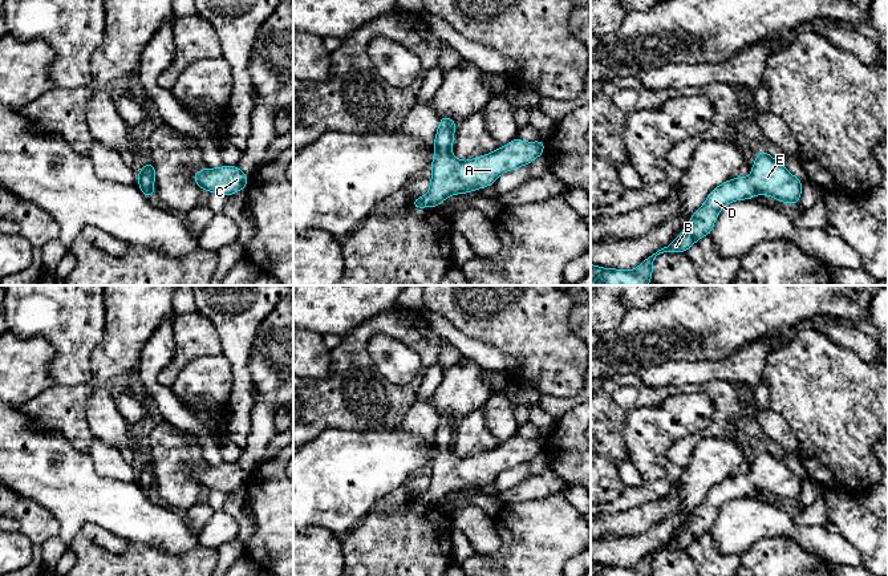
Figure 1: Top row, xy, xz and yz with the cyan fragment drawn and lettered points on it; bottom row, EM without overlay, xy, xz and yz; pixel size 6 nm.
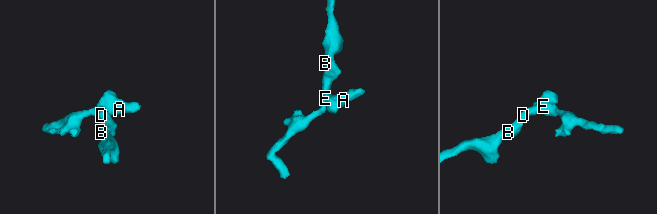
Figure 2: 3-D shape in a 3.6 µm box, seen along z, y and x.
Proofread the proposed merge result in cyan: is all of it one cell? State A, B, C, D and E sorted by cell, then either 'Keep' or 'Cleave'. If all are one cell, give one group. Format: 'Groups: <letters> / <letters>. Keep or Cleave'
Groups: A B C D E. Keep

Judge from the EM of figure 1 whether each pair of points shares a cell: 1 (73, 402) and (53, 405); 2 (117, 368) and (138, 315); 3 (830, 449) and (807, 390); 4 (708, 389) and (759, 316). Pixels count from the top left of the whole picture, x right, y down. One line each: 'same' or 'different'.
1: same
2: same
3: same
4: different

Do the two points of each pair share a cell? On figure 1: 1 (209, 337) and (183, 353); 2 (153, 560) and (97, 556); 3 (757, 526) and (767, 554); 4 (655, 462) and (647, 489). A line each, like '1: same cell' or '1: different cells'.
1: same cell
2: same cell
3: different cells
4: different cells

